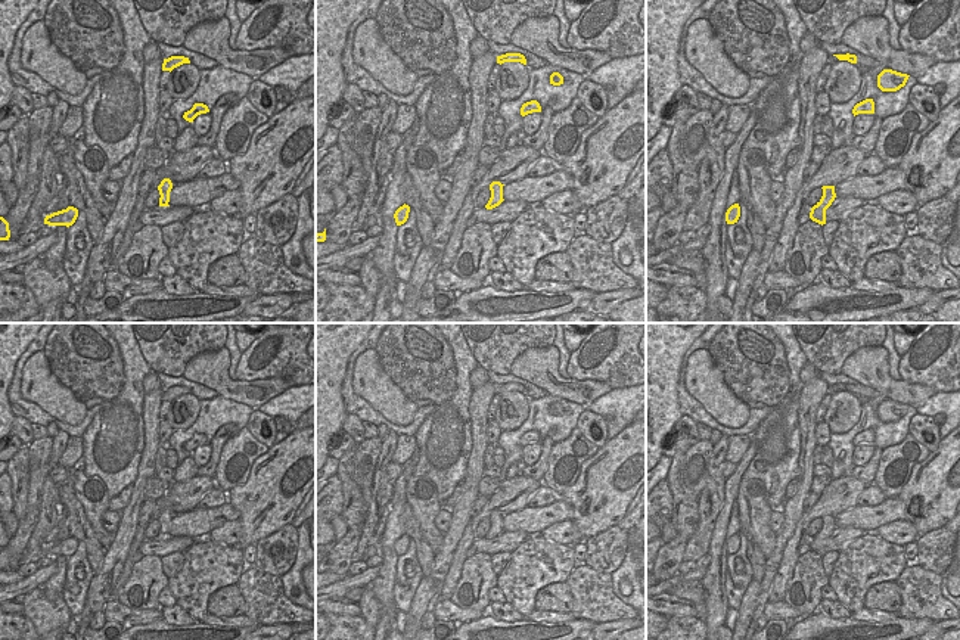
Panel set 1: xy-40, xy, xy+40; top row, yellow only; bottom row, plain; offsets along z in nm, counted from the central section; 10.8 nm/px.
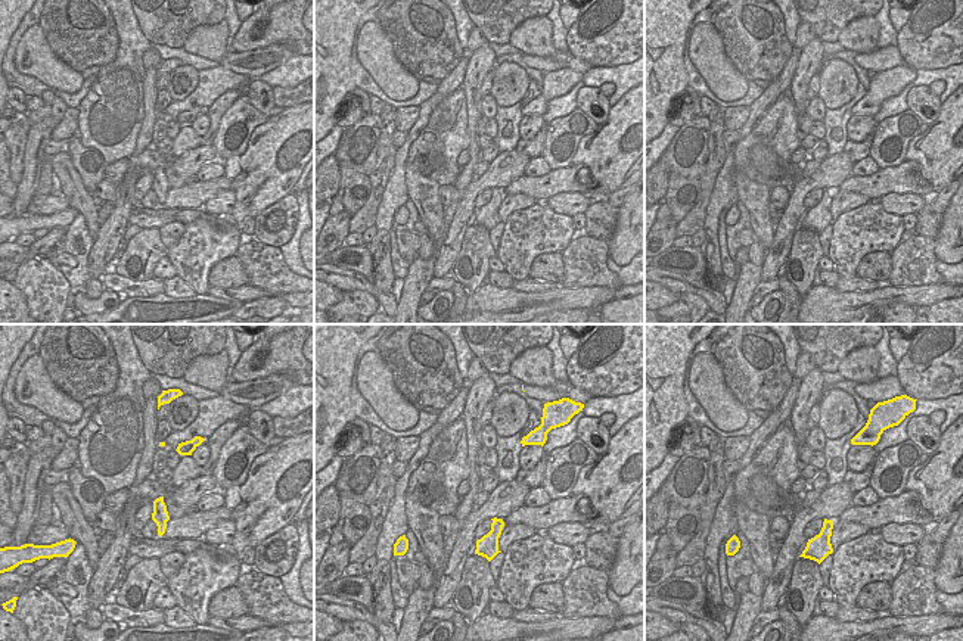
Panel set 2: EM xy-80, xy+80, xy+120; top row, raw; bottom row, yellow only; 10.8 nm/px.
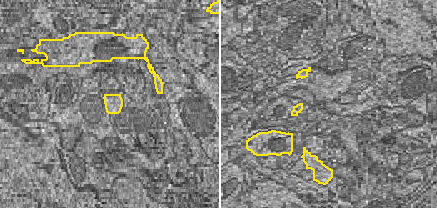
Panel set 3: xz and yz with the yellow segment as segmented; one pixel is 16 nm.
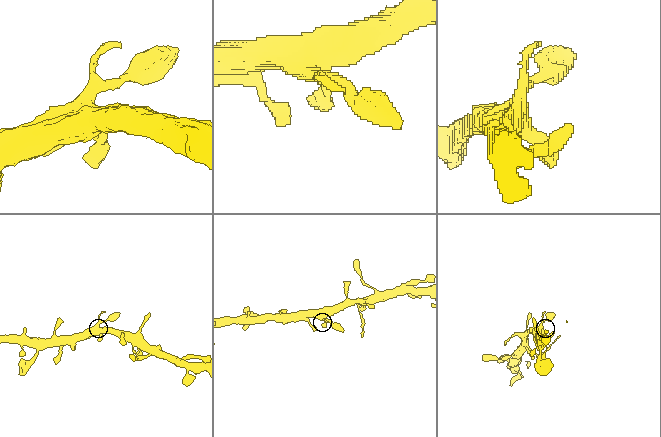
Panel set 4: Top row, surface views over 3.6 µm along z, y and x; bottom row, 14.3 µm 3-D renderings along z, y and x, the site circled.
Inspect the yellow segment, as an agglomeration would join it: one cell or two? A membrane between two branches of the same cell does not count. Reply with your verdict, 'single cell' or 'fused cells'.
single cell

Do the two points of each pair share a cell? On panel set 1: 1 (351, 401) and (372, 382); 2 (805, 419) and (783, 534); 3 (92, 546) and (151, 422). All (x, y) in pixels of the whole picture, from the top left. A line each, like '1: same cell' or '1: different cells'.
1: different cells
2: same cell
3: different cells

